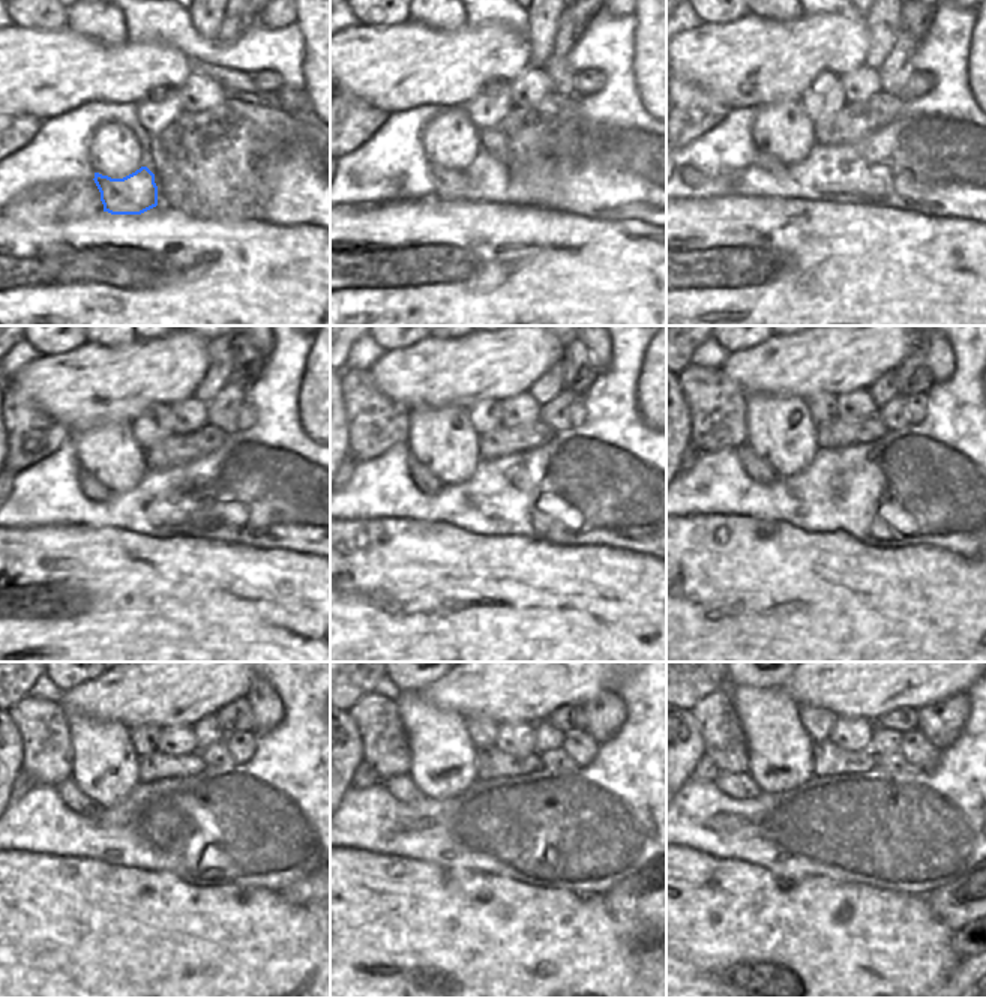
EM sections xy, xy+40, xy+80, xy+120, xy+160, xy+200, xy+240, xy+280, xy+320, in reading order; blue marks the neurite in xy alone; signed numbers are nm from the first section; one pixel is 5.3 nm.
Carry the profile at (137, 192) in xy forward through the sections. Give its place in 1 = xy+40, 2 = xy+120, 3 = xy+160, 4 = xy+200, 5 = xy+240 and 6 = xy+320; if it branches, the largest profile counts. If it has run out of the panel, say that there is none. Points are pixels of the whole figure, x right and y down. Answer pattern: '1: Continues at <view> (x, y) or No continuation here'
1: Continues at xy+40 (447, 183)
2: Continues at xy+120 (89, 485)
3: Continues at xy+160 (425, 480)
4: Continues at xy+200 (758, 470)
5: Continues at xy+240 (69, 793)
6: Continues at xy+320 (739, 785)

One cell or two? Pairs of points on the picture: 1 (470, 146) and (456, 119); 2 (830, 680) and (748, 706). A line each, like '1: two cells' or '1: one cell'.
1: one cell
2: two cells

